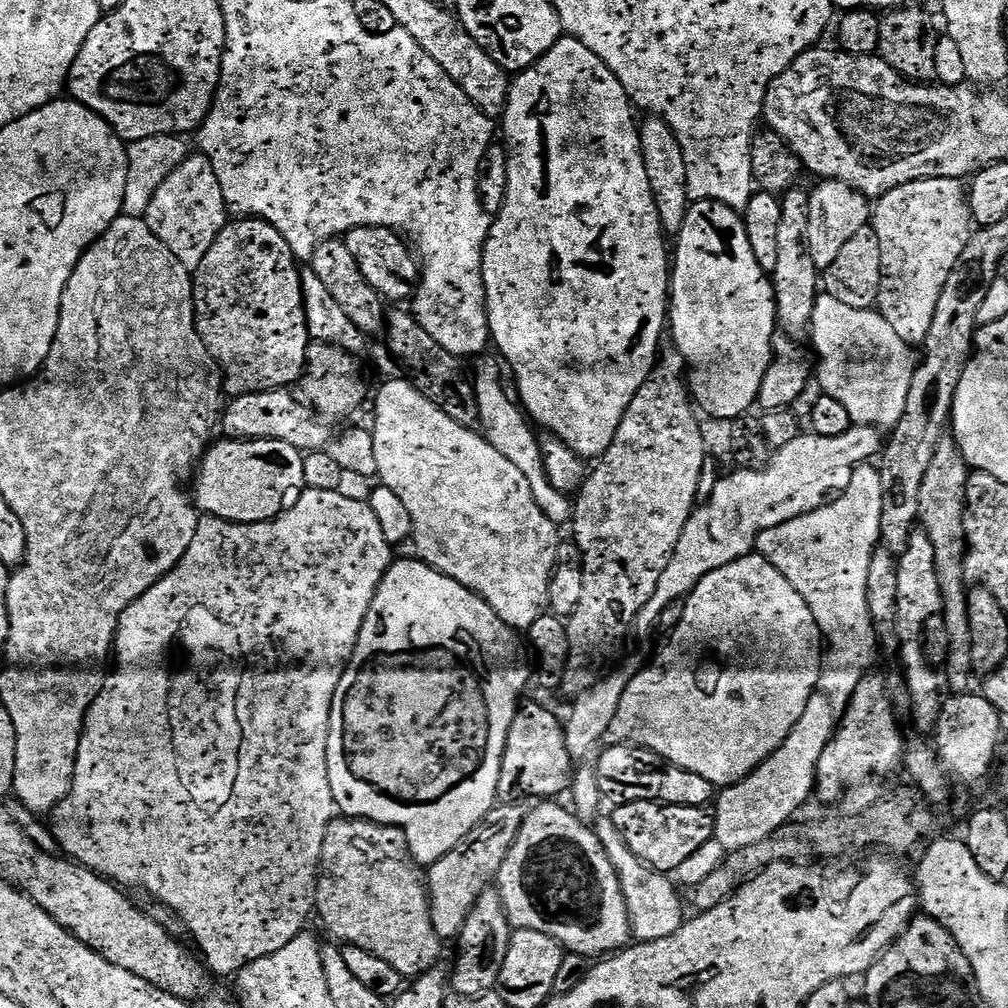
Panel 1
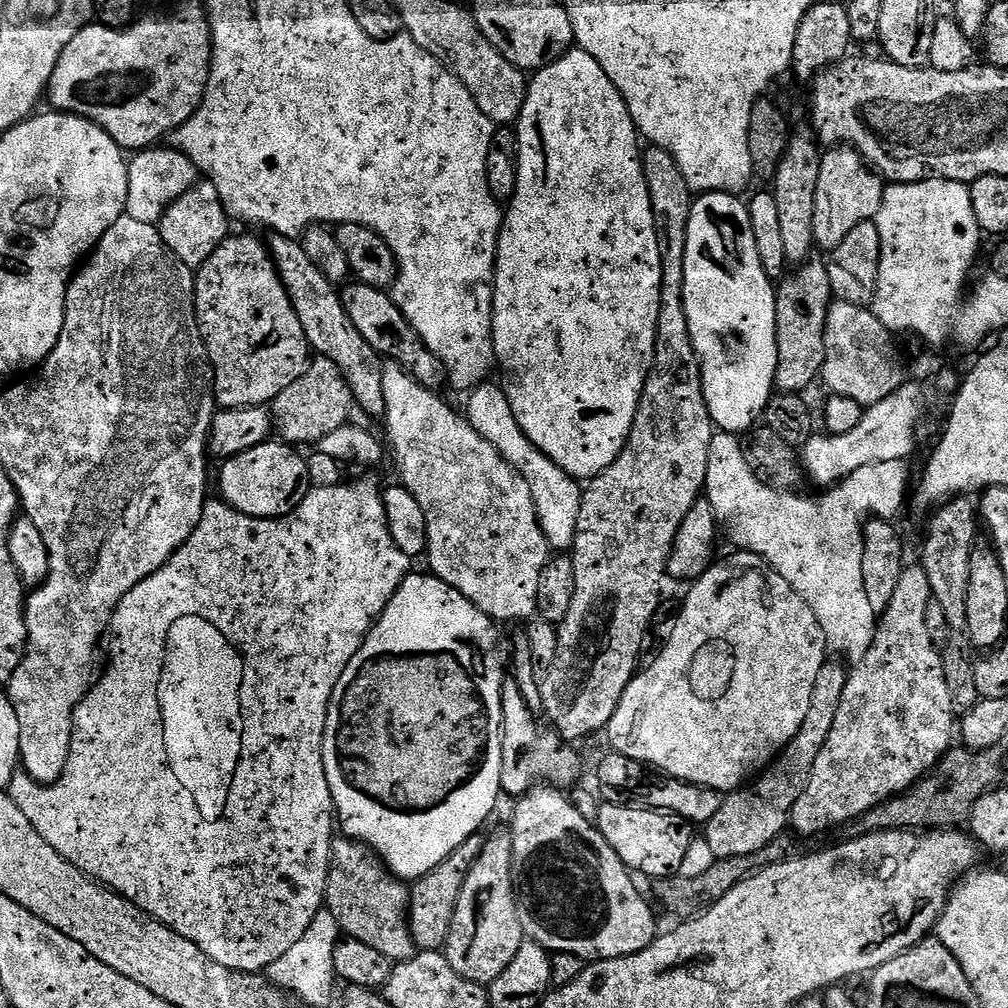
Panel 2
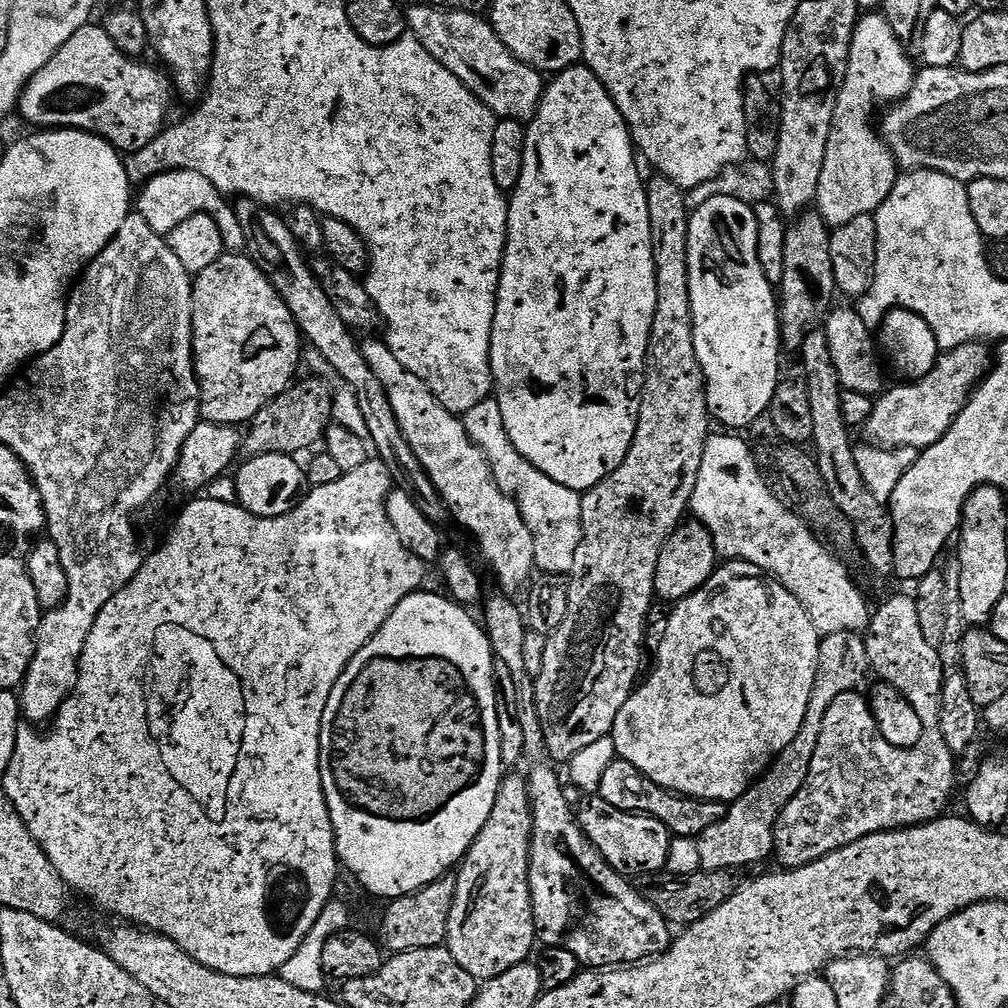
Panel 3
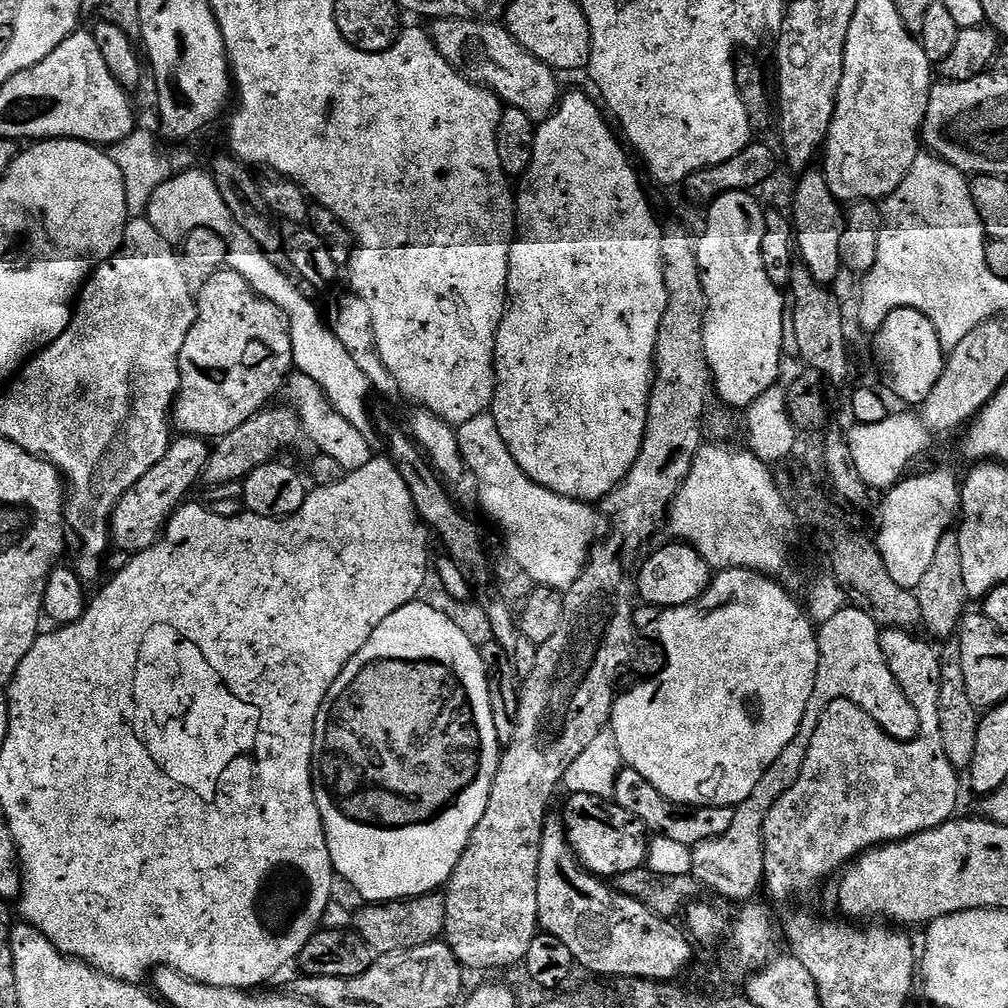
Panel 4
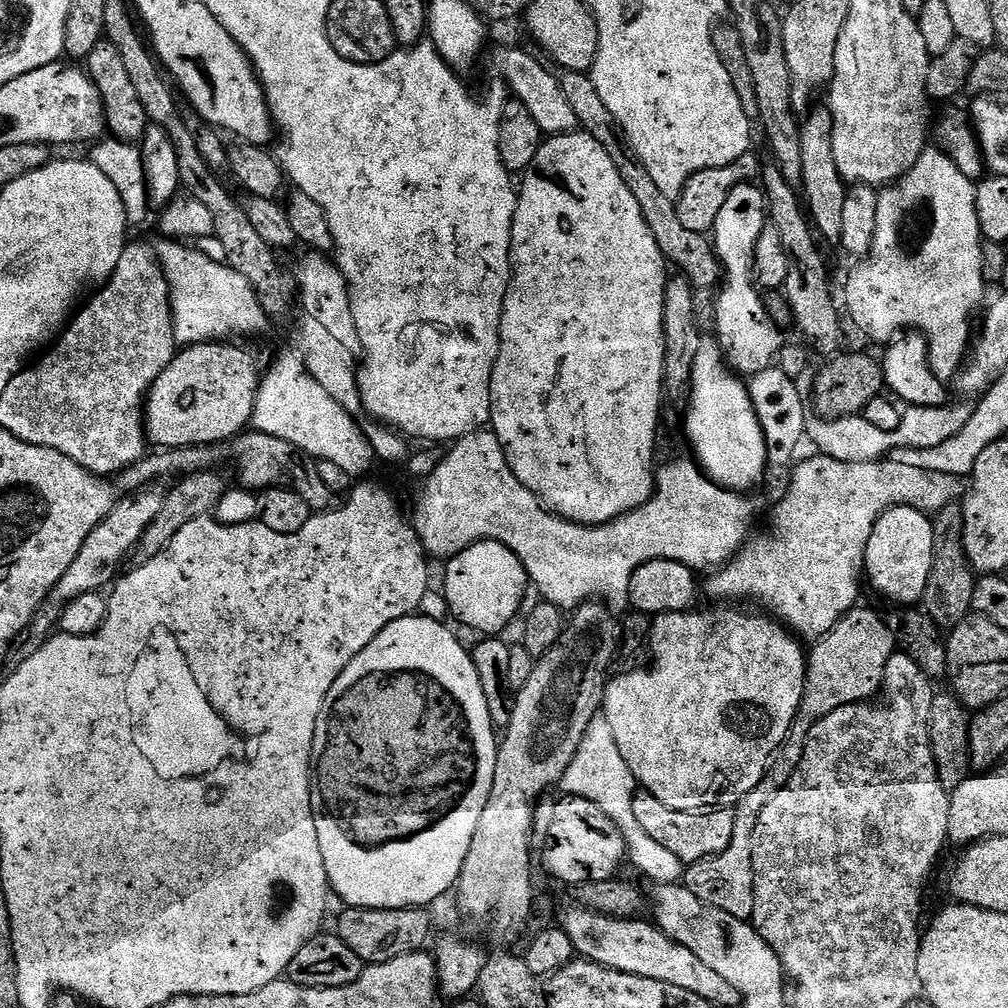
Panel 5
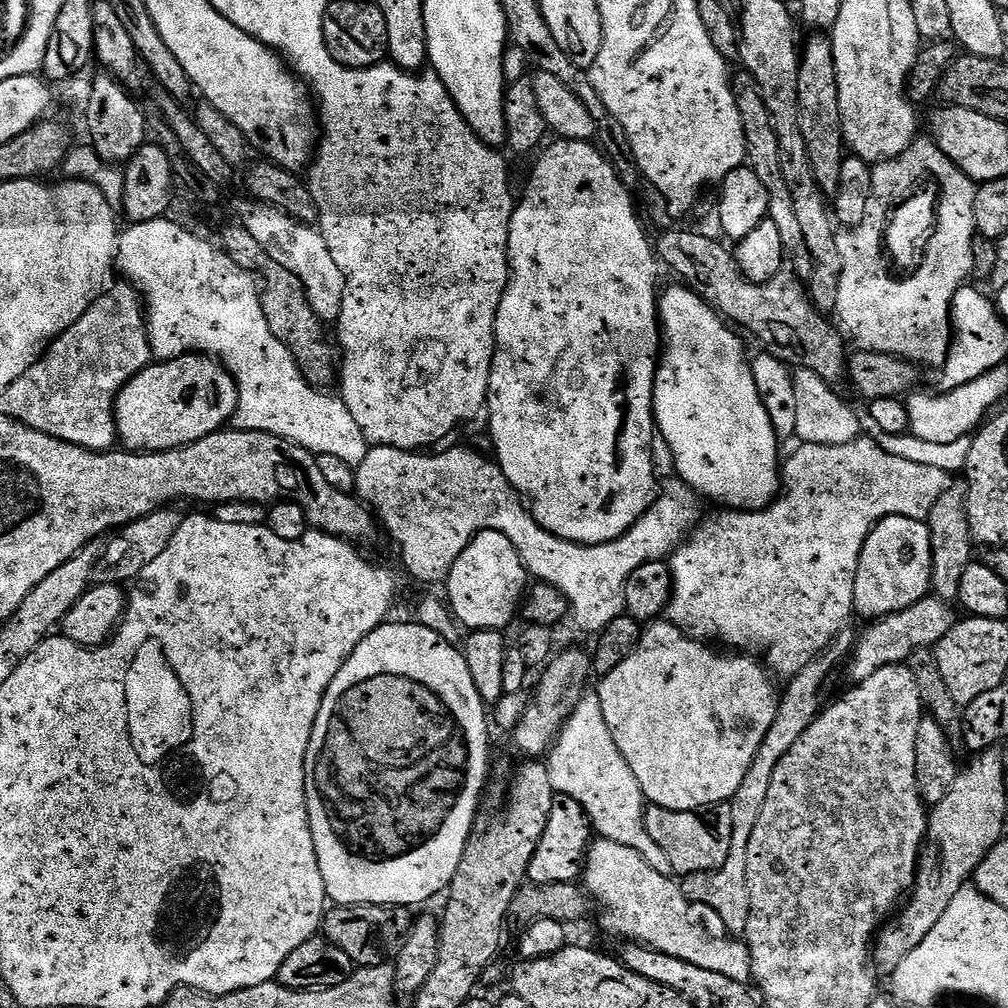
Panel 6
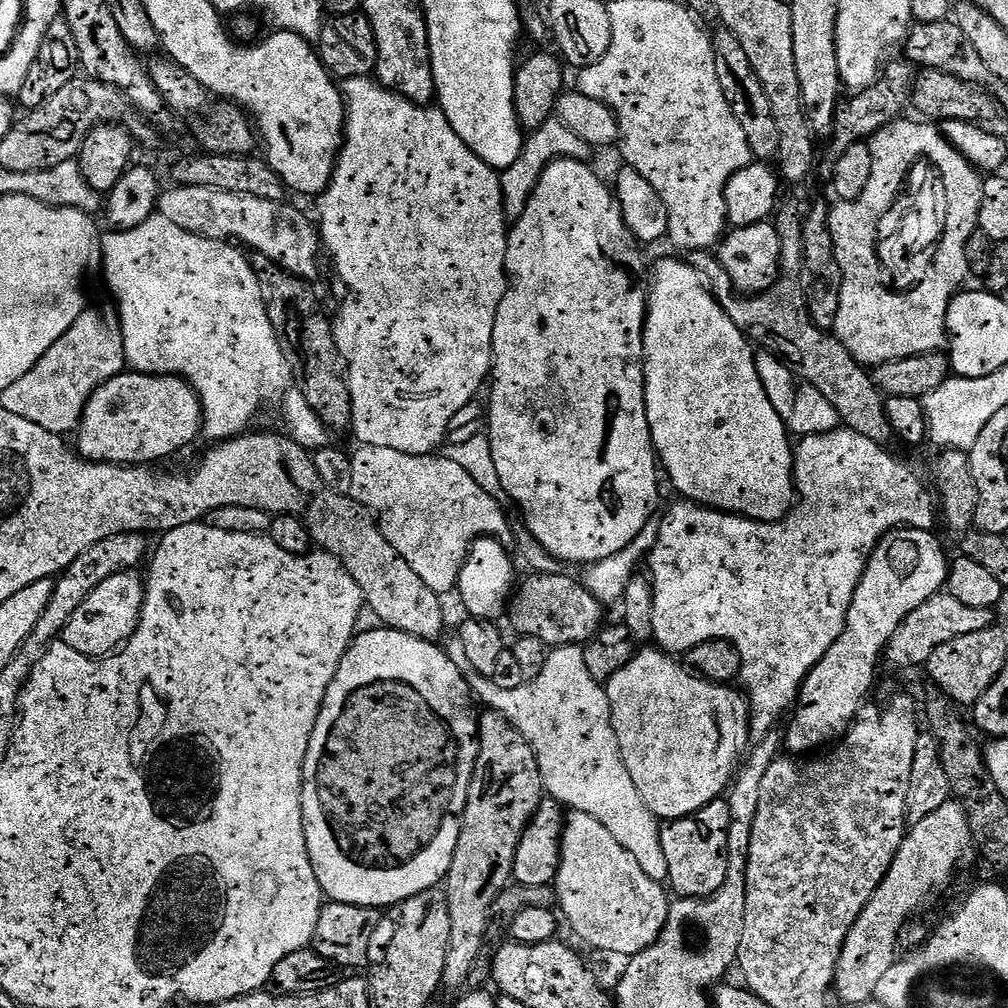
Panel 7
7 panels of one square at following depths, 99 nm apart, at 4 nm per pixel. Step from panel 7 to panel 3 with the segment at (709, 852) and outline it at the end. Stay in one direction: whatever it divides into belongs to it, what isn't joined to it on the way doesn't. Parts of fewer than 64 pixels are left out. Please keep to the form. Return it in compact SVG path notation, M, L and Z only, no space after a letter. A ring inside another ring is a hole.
M614 758L610 766L606 766L606 774L602 774L602 782L598 786L598 795L620 812L658 818L658 822L669 828L676 838L699 838L706 830L710 830L710 826L714 826L714 822L722 822L728 813L728 804L720 804L716 800L696 800L692 796L679 796L676 792L658 786L658 782L650 782L650 778L642 774L642 770L619 758Z

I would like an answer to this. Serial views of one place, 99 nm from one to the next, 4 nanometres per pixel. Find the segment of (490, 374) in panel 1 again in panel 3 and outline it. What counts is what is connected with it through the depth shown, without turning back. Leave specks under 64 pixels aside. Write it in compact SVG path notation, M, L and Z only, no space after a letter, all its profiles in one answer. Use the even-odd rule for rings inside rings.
M489 398L478 402L478 406L470 406L470 410L463 413L464 429L466 434L480 447L482 454L490 462L490 468L494 474L494 480L507 496L511 496L520 508L522 518L530 530L534 540L534 558L536 568L544 574L568 574L574 566L574 554L578 550L578 542L582 538L582 506L581 497L559 482L554 482L554 478L548 478L538 470L538 466L532 466L522 458L522 454L514 448L514 442L510 442L510 434L506 432L506 426L502 422L502 406L494 398Z

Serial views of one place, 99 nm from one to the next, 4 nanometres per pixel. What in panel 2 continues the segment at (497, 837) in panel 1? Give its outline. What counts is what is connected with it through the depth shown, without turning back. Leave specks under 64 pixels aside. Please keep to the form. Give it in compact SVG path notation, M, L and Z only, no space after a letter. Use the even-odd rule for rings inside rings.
M477 834L466 838L454 854L450 854L430 874L415 881L408 894L408 929L414 938L417 949L422 952L441 951L450 934L450 922L454 918L454 910L458 906L458 894L462 894L462 882L466 882L466 874L470 874L470 866L482 854L485 837Z

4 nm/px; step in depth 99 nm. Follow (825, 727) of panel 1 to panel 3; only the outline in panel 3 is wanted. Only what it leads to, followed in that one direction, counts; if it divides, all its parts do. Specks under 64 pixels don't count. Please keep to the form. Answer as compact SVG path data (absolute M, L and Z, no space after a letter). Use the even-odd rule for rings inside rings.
M843 632L842 634L830 634L821 639L814 690L810 694L810 706L806 706L806 718L802 722L802 730L798 730L794 742L790 742L790 746L786 746L786 750L782 750L782 754L776 756L772 765L768 767L768 771L756 783L748 787L737 800L728 804L728 813L725 814L724 820L714 822L714 826L710 826L710 830L706 830L696 840L700 867L703 871L726 870L727 868L745 870L744 868L750 867L751 864L760 864L767 856L769 859L773 855L776 823L782 810L786 810L790 798L794 798L794 794L798 794L798 790L802 790L802 786L810 774L810 758L814 758L814 746L818 746L818 734L822 734L822 718L826 714L830 702L834 702L834 698L838 698L838 694L857 691L861 687L859 684L863 682L864 675L869 675L869 672L868 645L861 633Z

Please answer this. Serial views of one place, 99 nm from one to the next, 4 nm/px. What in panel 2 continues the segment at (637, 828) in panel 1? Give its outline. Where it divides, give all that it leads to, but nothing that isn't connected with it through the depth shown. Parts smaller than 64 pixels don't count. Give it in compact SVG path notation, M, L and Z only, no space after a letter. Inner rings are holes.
M601 803L597 810L596 829L610 842L614 854L622 858L633 873L641 872L652 882L675 876L680 871L686 850L694 839L693 825L669 812L657 812L651 808L634 808L631 804Z

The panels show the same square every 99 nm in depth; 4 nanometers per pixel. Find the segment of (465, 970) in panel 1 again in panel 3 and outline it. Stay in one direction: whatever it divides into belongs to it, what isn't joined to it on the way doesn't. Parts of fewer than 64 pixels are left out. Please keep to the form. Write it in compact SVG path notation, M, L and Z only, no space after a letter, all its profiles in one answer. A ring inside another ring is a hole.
M508 774L501 779L500 793L496 796L494 810L490 810L490 818L486 818L486 826L482 826L478 838L474 838L474 842L468 848L468 852L463 860L460 861L458 871L455 873L456 893L454 894L454 906L450 910L446 947L448 953L454 958L454 962L458 962L458 966L462 966L462 970L466 970L466 974L470 974L478 982L483 982L490 978L498 978L498 974L506 974L506 970L525 963L531 957L528 955L531 954L532 947L537 947L538 944L536 927L534 926L534 910L532 909L532 899L530 898L530 878L528 877L528 871L530 870L530 846L532 845L532 800L528 797L527 779L523 775L512 775L516 774Z

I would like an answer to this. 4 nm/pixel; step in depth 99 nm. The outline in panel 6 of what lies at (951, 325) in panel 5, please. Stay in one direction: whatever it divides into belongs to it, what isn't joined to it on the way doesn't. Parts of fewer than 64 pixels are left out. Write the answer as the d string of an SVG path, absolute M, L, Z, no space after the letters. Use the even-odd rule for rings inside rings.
M943 161L938 173L945 182L946 202L944 204L944 216L940 228L945 237L960 236L953 244L942 242L938 246L926 250L922 254L924 260L920 269L913 276L905 280L899 280L888 272L864 272L868 268L867 256L871 252L878 252L880 247L880 227L874 222L859 224L856 228L847 229L848 244L846 240L846 303L838 310L838 324L846 333L847 339L853 345L862 346L866 352L884 352L888 356L903 356L925 369L943 369L948 360L948 351L952 344L952 326L949 320L952 303L960 288L969 283L974 266L974 250L972 239L977 236L976 223L974 222L974 198L976 197L977 185L972 180L951 164Z

